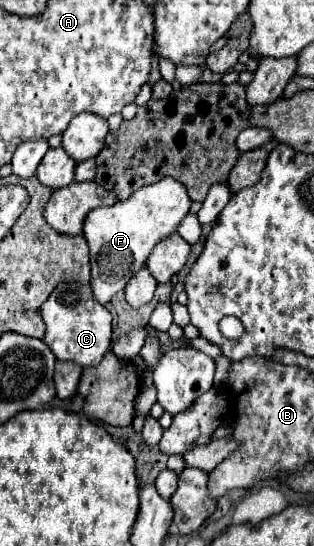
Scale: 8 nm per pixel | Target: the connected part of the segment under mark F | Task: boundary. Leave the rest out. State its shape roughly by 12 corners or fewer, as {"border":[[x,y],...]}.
{"border":[[160,178],[86,216],[92,292],[122,290],[190,212]]}

